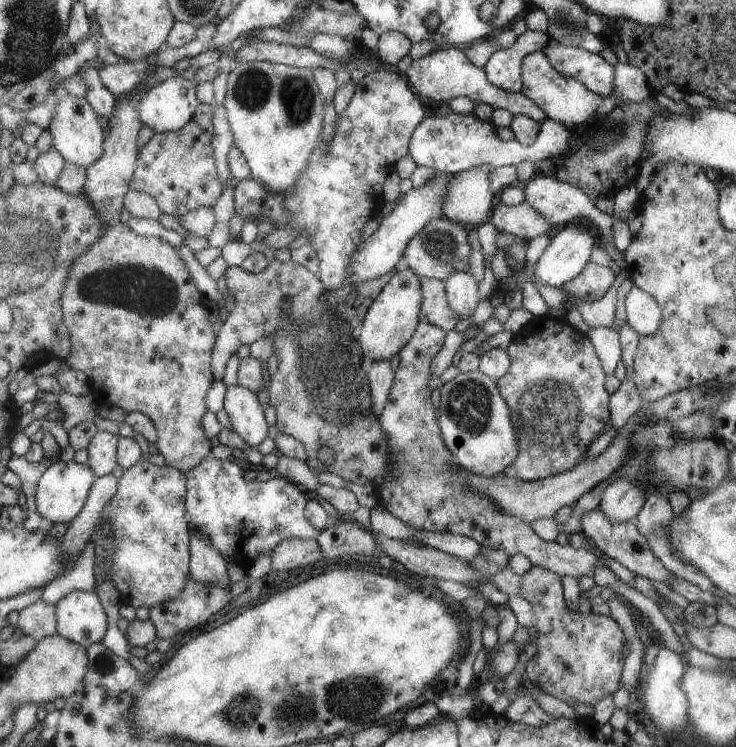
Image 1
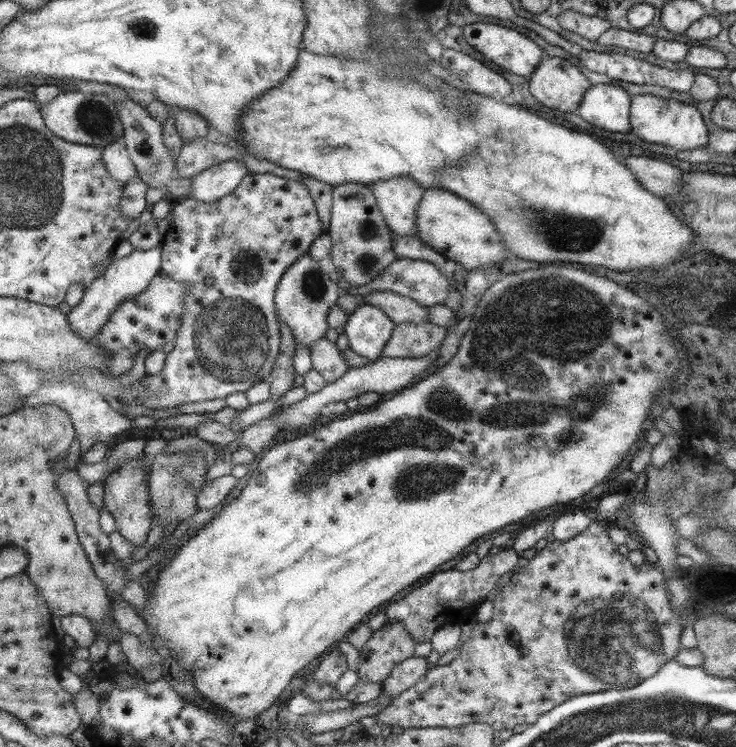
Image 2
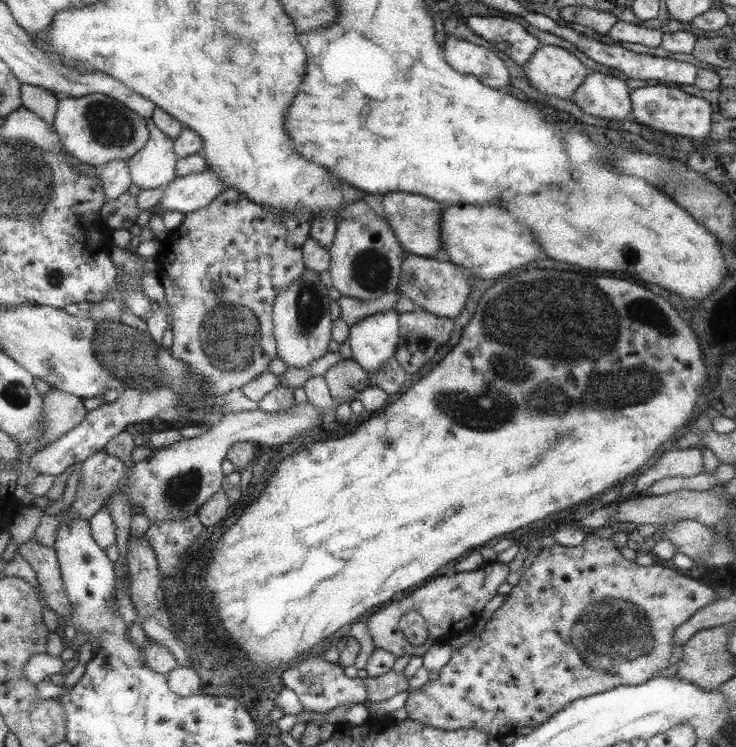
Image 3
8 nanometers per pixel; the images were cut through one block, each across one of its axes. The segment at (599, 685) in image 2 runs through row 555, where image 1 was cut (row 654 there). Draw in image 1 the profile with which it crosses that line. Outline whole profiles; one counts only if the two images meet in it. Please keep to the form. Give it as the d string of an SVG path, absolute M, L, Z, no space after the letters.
M537 565L523 575L521 596L531 603L537 615L534 627L538 632L533 642L538 645L538 651L526 664L527 679L532 685L570 706L576 703L595 706L602 696L613 695L624 664L624 634L620 626L612 618L604 618L604 615L584 615L579 610L570 610L561 577Z

